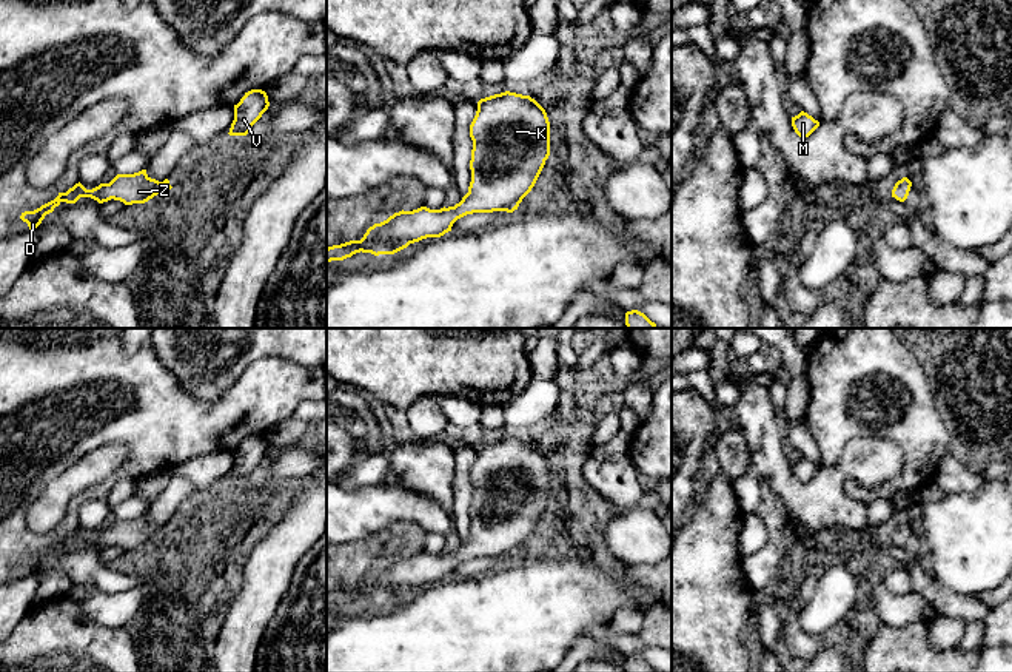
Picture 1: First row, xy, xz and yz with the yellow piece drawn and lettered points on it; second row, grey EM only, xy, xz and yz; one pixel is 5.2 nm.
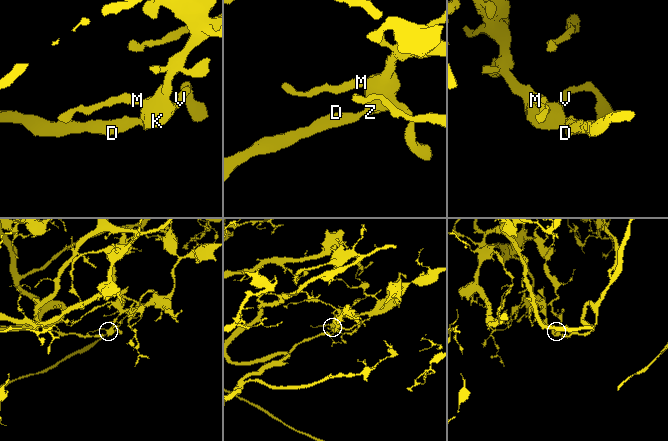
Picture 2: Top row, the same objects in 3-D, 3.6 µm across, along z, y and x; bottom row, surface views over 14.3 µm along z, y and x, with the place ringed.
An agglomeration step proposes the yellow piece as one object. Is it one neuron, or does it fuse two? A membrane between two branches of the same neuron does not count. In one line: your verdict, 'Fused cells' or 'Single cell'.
Single cell

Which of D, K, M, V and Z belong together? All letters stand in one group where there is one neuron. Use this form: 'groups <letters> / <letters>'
groups D K M V Z

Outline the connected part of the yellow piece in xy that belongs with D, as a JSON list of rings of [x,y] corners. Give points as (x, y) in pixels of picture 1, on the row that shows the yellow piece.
[[[142,170],[134,174],[117,174],[109,183],[100,183],[92,190],[86,190],[80,182],[69,188],[66,193],[59,193],[59,196],[42,205],[34,211],[22,213],[20,219],[28,223],[29,230],[35,230],[46,214],[52,213],[55,207],[62,202],[75,203],[80,197],[91,197],[99,203],[108,202],[111,199],[120,200],[125,205],[145,203],[154,196],[171,190],[169,180],[165,179],[159,182]]]

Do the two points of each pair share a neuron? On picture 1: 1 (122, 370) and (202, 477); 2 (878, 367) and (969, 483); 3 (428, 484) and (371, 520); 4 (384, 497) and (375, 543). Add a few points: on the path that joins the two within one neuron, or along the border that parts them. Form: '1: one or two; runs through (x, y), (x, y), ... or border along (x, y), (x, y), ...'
1: two; border along (225, 450), (205, 452), (168, 469)
2: two; border along (948, 450), (929, 480)
3: two; border along (387, 480), (433, 498), (447, 512)
4: two; border along (412, 523), (392, 521), (368, 537), (342, 544)

